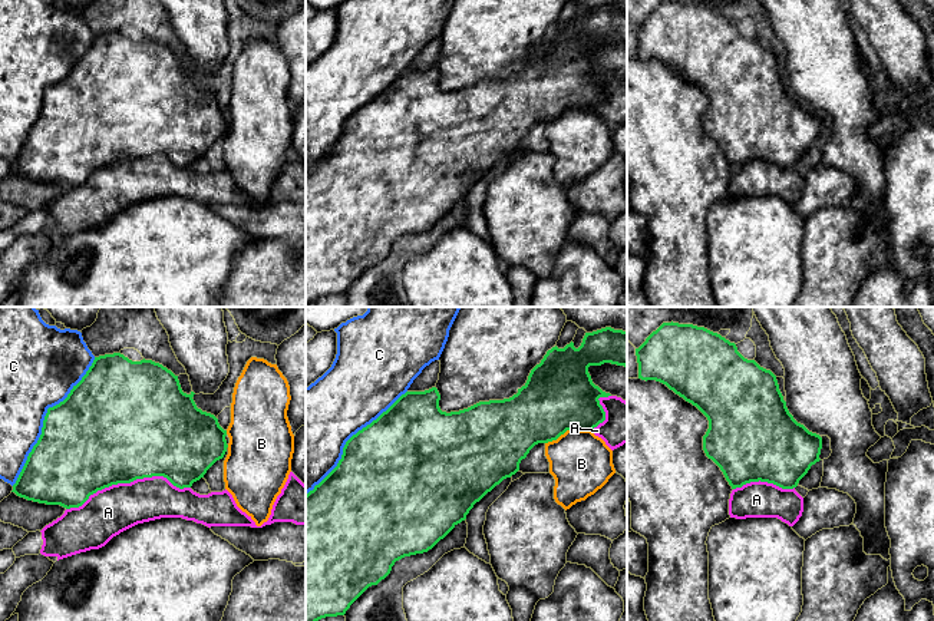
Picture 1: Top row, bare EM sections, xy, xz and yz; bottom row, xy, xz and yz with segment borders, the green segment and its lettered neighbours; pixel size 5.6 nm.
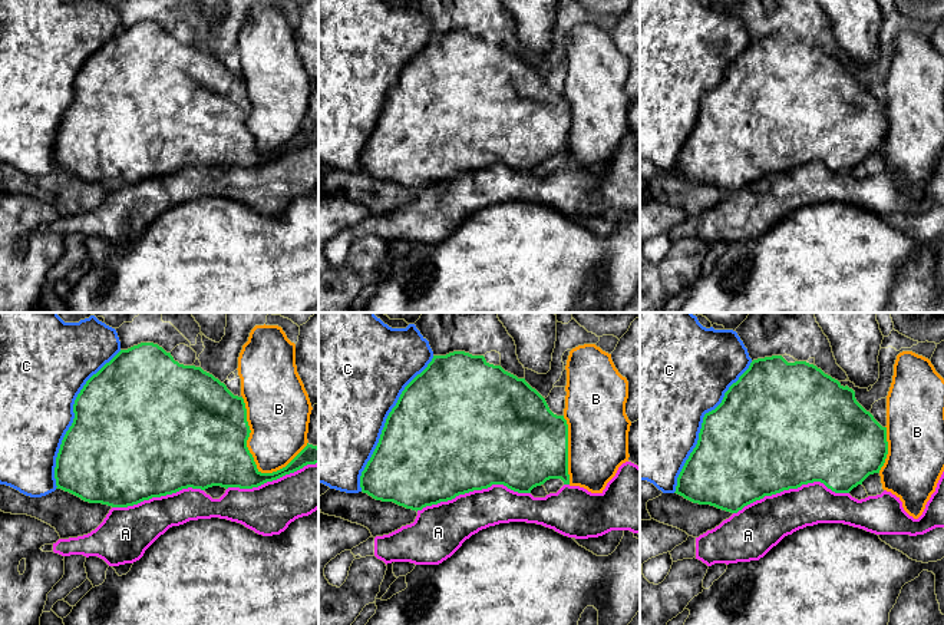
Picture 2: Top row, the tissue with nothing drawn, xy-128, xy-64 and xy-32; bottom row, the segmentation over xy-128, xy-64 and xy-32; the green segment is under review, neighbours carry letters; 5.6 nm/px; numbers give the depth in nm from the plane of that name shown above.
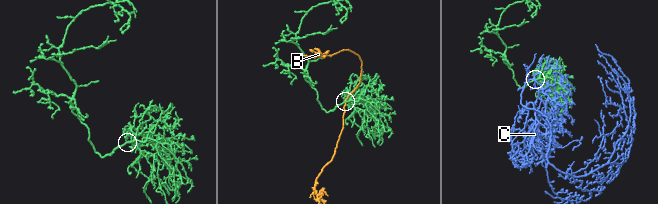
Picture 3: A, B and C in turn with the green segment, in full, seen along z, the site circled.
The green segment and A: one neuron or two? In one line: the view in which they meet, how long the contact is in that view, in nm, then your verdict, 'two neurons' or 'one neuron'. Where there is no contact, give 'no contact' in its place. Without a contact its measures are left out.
xy | 700 nm | one neuron

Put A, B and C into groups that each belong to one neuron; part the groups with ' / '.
A / B / C

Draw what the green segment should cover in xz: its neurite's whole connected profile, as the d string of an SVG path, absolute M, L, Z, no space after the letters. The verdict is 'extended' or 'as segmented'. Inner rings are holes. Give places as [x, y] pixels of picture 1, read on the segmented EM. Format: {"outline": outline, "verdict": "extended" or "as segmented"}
{"outline": "M605 327L593 333L585 333L578 349L571 341L564 349L557 346L547 351L539 364L537 364L527 383L518 389L518 393L504 400L479 402L459 412L442 412L439 407L440 394L436 387L425 392L406 392L376 420L353 435L343 447L341 459L337 466L306 495L306 621L319 621L326 617L344 615L350 605L372 585L385 579L396 561L423 554L432 549L443 539L458 523L466 519L466 515L488 492L491 492L504 479L511 478L519 470L519 463L529 450L538 443L557 440L567 430L593 430L605 420L605 412L600 404L600 397L608 397L610 393L595 386L588 373L590 366L611 363L627 367L627 331Z", "verdict": "as segmented"}

